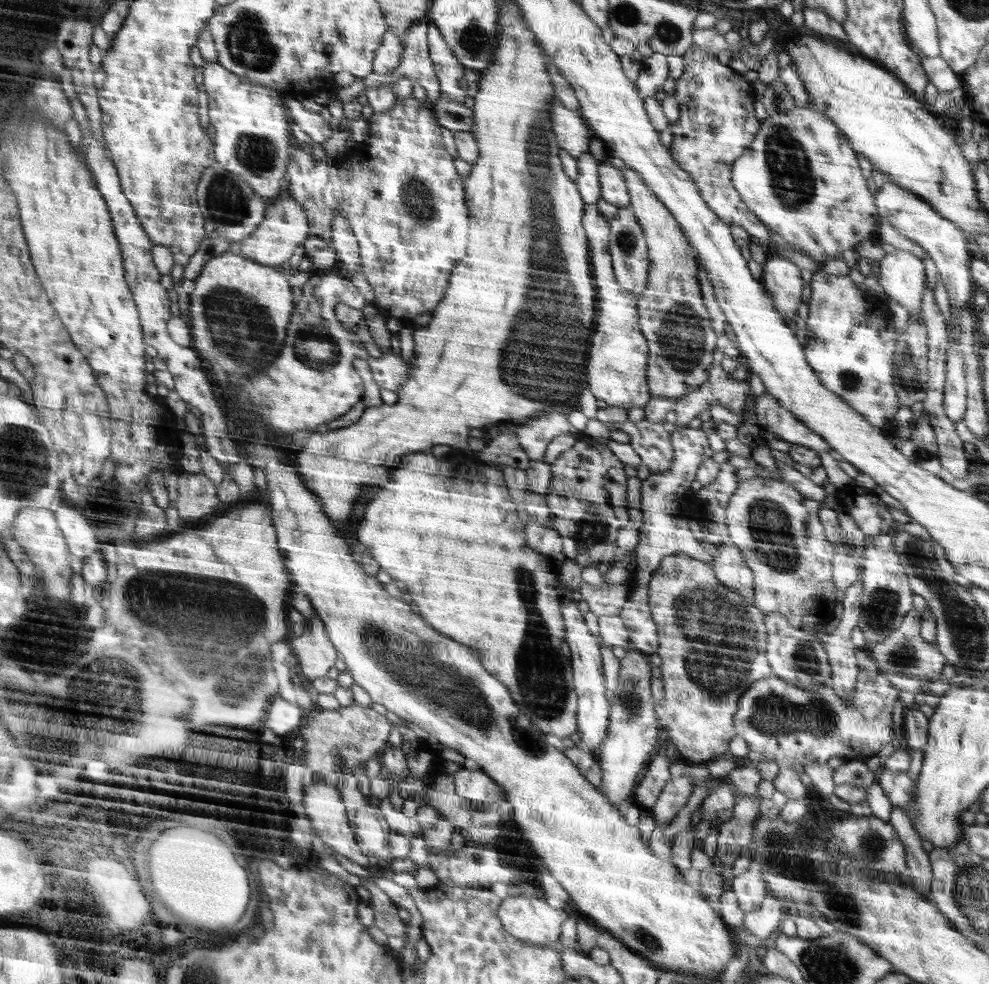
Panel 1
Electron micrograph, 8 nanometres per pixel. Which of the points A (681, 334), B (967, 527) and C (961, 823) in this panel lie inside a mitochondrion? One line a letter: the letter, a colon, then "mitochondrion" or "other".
A: mitochondrion
B: other
C: other

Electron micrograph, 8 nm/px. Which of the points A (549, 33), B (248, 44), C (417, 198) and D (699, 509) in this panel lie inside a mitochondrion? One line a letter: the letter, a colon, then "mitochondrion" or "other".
A: other
B: mitochondrion
C: mitochondrion
D: other

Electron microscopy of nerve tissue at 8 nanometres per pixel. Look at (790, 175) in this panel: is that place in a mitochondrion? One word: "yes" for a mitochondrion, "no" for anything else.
yes

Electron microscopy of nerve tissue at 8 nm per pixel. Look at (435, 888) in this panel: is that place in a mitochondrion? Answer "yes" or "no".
no

